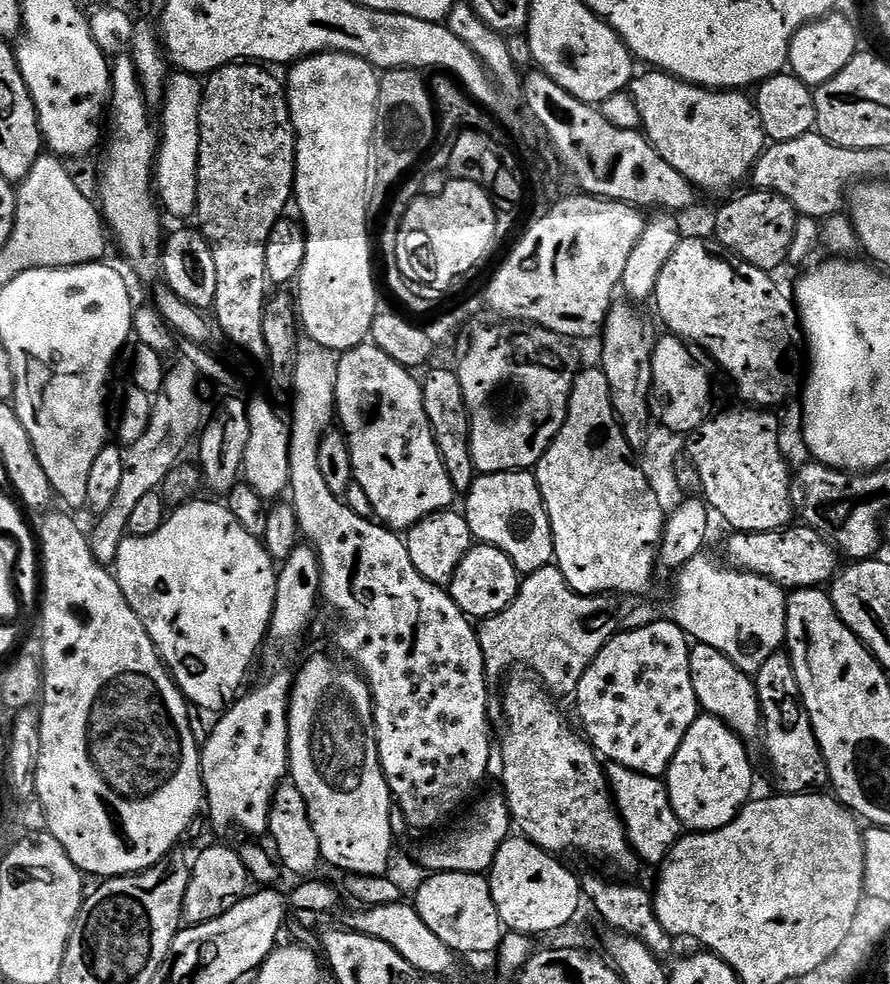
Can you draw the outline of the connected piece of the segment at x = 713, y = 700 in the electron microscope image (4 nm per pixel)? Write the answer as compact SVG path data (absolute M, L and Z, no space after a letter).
M693 643L689 647L690 678L694 682L694 694L701 709L707 715L718 718L744 742L761 735L762 721L760 703L756 697L756 682L749 673L744 672L726 654L714 650L714 646Z

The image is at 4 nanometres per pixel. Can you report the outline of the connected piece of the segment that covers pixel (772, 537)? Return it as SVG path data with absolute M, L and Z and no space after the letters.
M789 526L778 532L732 532L724 544L723 559L731 567L771 580L785 590L827 585L838 571L837 549L812 528L796 527Z

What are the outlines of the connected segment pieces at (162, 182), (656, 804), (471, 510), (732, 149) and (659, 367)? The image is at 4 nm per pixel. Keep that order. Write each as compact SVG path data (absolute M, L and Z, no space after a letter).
M173 71L165 86L162 111L158 122L164 126L158 134L158 200L163 211L172 216L191 217L196 211L198 198L198 150L200 149L200 107L204 101L204 84L201 77L190 72Z
M614 763L607 765L606 780L610 785L615 811L633 853L653 866L663 864L682 832L680 820L670 806L667 783L663 779L643 776L640 772Z
M531 471L489 472L473 479L463 497L462 515L479 543L502 550L522 574L553 563L552 527L535 475Z
M644 71L648 72L633 79L630 91L642 114L643 135L653 150L701 193L728 192L745 183L766 147L755 103L740 90L701 88L666 72Z
M679 338L667 339L661 339L652 350L650 408L655 419L657 416L661 420L659 423L663 427L677 434L691 434L707 422L714 412L712 409L713 365L703 351L693 350Z

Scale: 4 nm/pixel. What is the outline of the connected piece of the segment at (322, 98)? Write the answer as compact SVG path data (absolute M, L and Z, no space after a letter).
M318 52L314 56L306 56L303 60L297 60L287 69L286 91L288 94L288 109L292 125L296 131L296 187L294 189L295 207L300 207L298 213L302 221L304 231L308 233L306 238L306 258L302 262L302 270L298 277L300 289L294 292L294 300L298 305L298 320L306 331L307 339L318 342L318 346L329 348L332 352L343 354L365 343L372 335L372 319L376 317L378 305L376 305L376 280L372 277L372 256L374 260L374 244L368 241L368 200L370 201L370 173L372 170L372 139L374 138L374 126L376 125L376 103L378 102L378 90L380 89L380 76L377 69L373 68L367 60L351 56L345 52Z

